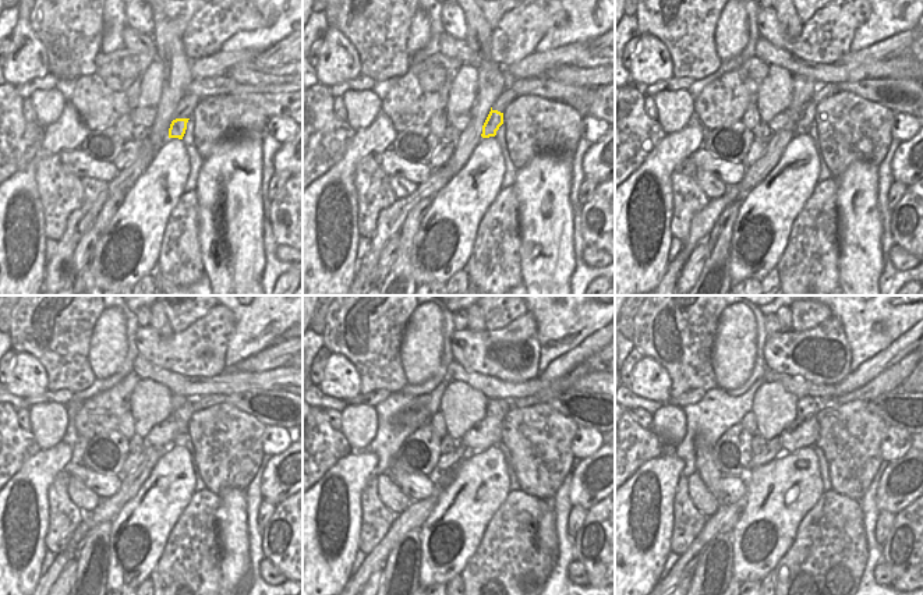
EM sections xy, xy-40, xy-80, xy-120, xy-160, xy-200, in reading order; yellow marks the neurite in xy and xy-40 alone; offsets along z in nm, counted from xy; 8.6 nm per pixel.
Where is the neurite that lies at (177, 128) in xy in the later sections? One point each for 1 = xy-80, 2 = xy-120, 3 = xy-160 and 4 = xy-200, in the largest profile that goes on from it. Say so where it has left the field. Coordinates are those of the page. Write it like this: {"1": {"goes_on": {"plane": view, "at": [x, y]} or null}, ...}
{"1": {"goes_on": {"plane": "xy-80", "at": [806, 119]}}, "2": {"goes_on": {"plane": "xy-120", "at": [183, 413]}}, "3": {"goes_on": {"plane": "xy-160", "at": [497, 408]}}, "4": {"goes_on": {"plane": "xy-200", "at": [807, 407]}}}

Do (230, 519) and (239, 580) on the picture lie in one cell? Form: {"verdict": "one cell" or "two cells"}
{"verdict": "one cell"}

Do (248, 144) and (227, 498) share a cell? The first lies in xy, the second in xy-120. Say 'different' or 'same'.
same

